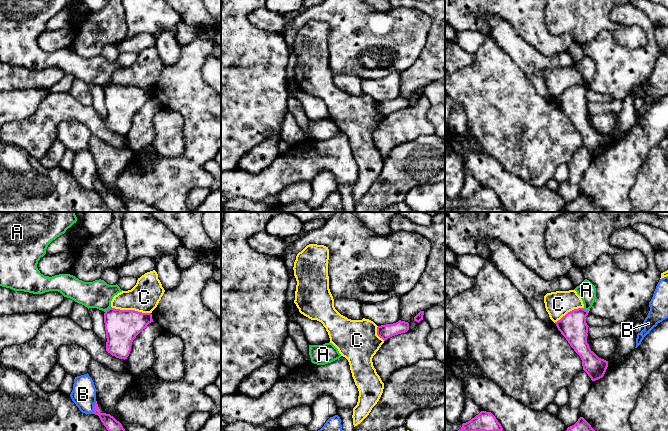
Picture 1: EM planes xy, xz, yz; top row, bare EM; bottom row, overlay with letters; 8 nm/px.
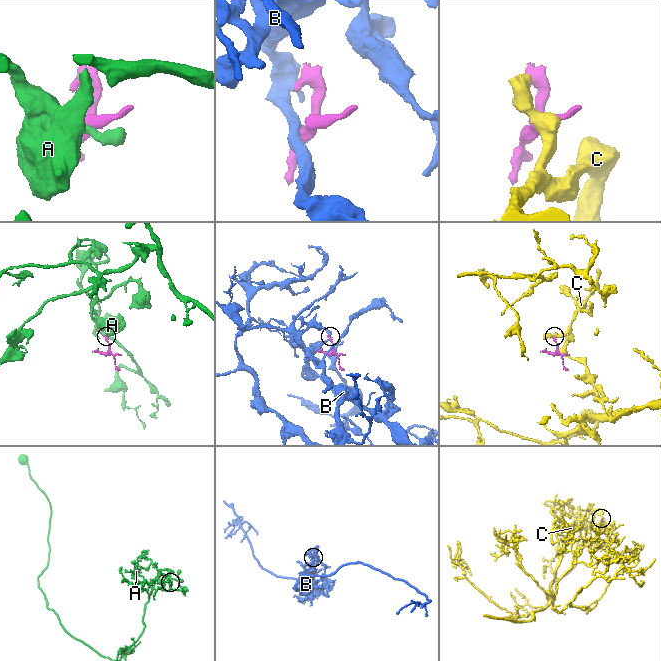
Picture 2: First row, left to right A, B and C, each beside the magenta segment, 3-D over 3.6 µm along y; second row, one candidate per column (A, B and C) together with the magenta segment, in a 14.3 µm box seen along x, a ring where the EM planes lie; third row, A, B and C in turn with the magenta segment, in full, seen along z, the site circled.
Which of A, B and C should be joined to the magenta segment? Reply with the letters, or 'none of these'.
none of these

